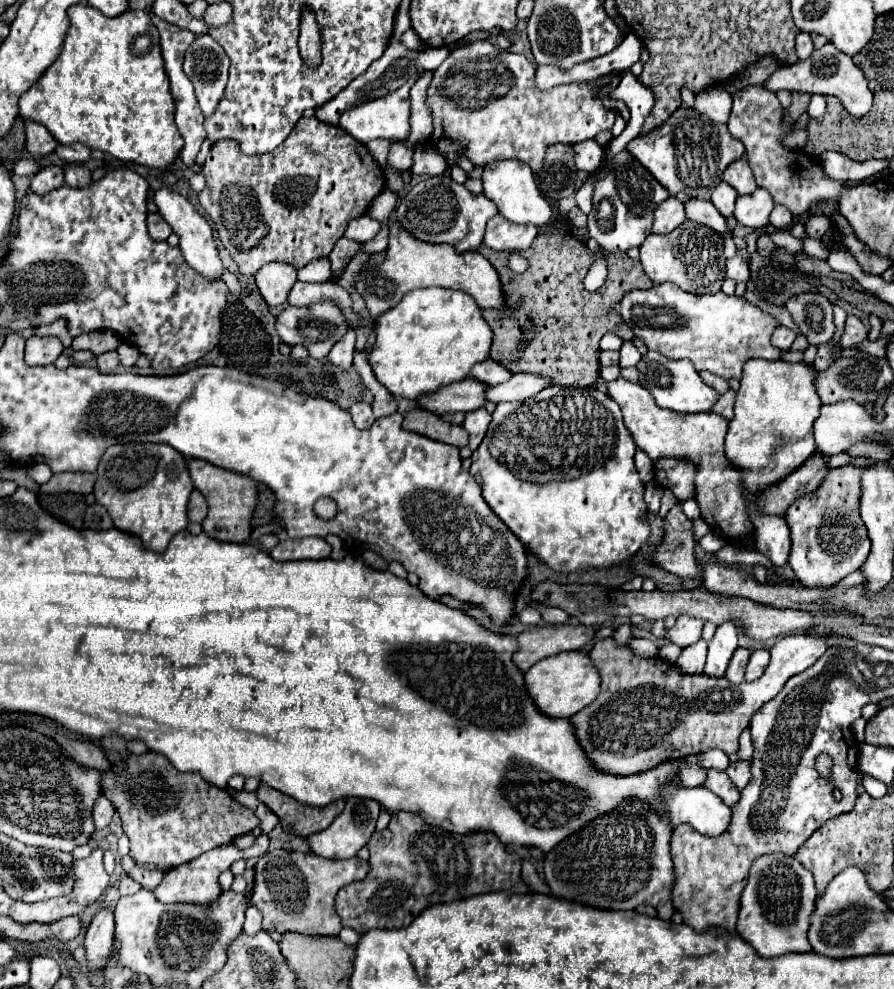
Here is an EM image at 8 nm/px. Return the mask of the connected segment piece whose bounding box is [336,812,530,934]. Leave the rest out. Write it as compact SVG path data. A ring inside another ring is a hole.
M398 812L392 816L386 832L374 832L368 840L370 850L370 872L364 880L352 882L344 886L336 896L338 916L342 918L342 926L348 926L362 934L370 928L404 928L408 926L424 908L442 902L454 902L462 898L470 898L484 892L530 892L520 880L520 858L514 852L508 852L502 842L492 832L476 832L476 834L452 834L440 828L428 826L420 816L410 812Z

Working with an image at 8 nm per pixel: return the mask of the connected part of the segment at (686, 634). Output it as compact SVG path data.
M678 616L676 624L672 628L668 628L668 630L662 628L662 620L656 620L652 624L652 632L656 636L660 636L660 638L664 636L670 642L682 646L682 648L698 642L700 636L702 636L702 628L704 628L704 620L696 620L694 616Z

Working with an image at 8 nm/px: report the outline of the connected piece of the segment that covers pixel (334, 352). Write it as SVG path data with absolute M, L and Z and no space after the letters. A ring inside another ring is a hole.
M352 328L346 330L346 336L342 336L342 340L336 342L336 346L332 346L328 360L336 366L340 366L342 370L348 370L354 358L354 344L356 344L356 332Z

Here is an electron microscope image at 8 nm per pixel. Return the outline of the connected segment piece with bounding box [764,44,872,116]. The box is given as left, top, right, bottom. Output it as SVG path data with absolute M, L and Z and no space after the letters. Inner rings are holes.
M832 44L822 46L820 50L814 50L814 54L804 60L792 64L792 68L778 68L764 84L768 90L790 90L790 92L808 92L808 94L830 94L840 98L844 108L852 116L864 116L872 106L872 92L868 88L868 80L860 68L852 62L850 56L836 50Z

